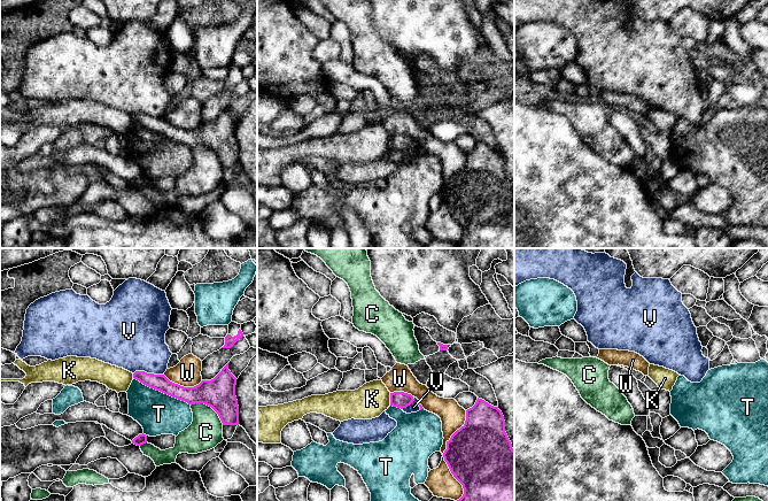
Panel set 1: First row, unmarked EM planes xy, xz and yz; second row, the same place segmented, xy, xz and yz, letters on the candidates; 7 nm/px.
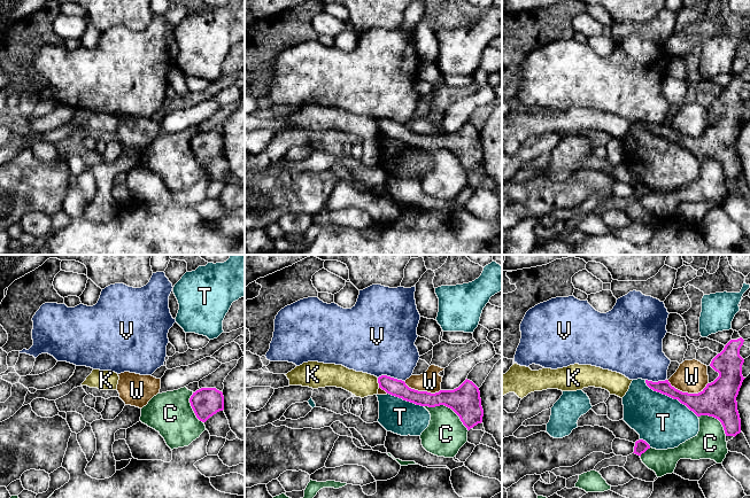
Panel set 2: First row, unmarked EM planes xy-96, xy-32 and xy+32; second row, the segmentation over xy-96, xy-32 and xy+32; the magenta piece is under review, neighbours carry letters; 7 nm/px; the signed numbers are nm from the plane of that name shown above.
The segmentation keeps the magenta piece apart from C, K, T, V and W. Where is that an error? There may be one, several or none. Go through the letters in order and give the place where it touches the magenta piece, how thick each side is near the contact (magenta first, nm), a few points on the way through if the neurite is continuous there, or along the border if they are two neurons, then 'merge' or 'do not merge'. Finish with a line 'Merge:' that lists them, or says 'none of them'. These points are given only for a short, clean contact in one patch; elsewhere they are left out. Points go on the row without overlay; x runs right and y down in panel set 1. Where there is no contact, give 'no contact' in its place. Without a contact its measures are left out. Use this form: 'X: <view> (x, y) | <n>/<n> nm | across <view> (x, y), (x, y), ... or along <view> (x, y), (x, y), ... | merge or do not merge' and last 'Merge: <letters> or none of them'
C: xy (209, 148) | 220/240 nm | do not merge
K: xz (390, 141) | 110/240 nm | do not merge
T: xy (162, 135) | 130/280 nm | do not merge
V: xy (148, 116) | 110/420 nm | along xy (133, 115), (146, 114), (162, 117) | do not merge
W: xz (455, 175) | 460/180 nm | do not merge
Merge: none of them

